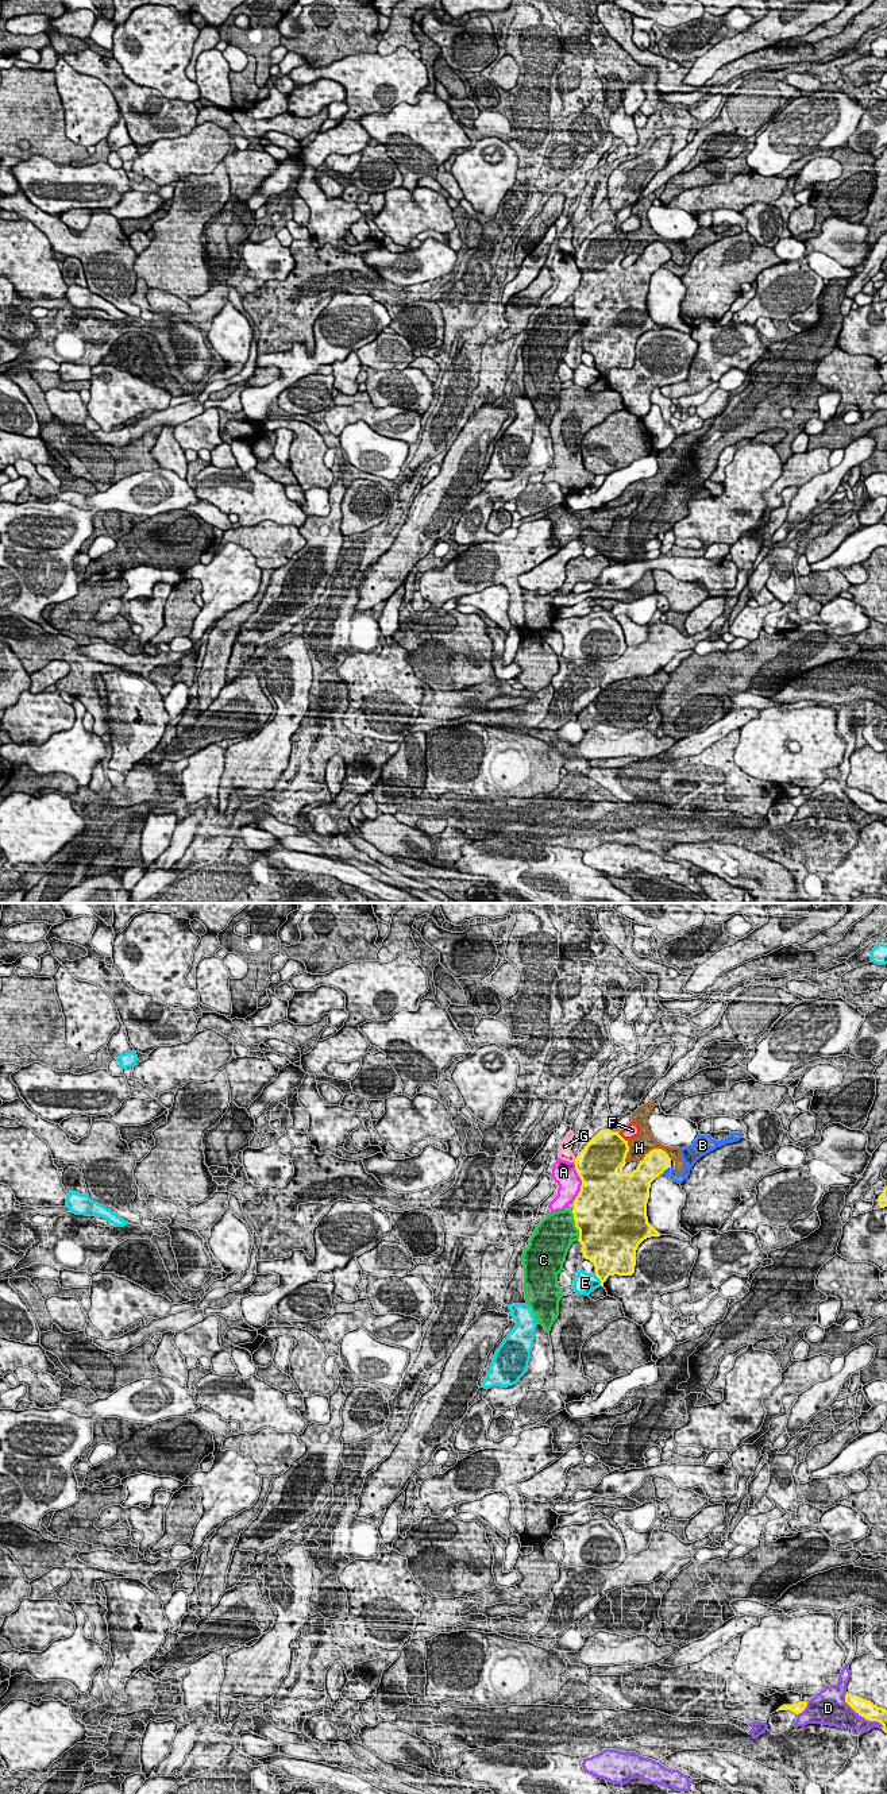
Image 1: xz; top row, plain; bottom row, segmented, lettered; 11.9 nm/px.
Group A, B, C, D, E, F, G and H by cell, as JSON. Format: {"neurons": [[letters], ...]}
{"neurons": [["A"], ["B", "C"], ["D"], ["E"], ["F"], ["G"], ["H"]]}

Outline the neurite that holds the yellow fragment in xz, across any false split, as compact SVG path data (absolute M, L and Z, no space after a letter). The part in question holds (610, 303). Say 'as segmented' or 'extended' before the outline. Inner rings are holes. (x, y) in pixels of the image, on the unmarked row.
as segmented; M602 223L585 239L574 255L582 273L572 302L575 320L579 323L578 333L583 339L583 351L594 356L601 379L609 369L632 369L639 337L647 331L660 329L648 316L647 296L651 275L671 261L671 251L664 243L653 242L645 247L636 263L624 267L628 244L628 234L618 225Z

